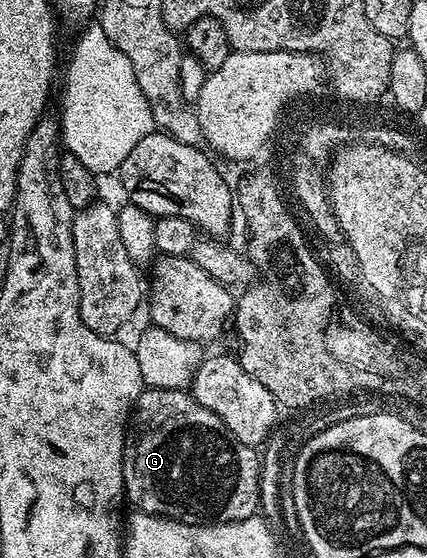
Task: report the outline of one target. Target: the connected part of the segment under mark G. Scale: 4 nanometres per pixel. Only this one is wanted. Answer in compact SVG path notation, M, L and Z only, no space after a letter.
M146 388L138 396L126 427L124 439L124 493L127 501L136 505L135 509L142 514L158 514L162 518L172 518L176 522L185 522L191 526L213 526L216 522L237 522L253 517L260 504L261 455L253 447L242 444L226 428L224 421L214 412L202 408L198 400L192 397L187 389L153 390Z

